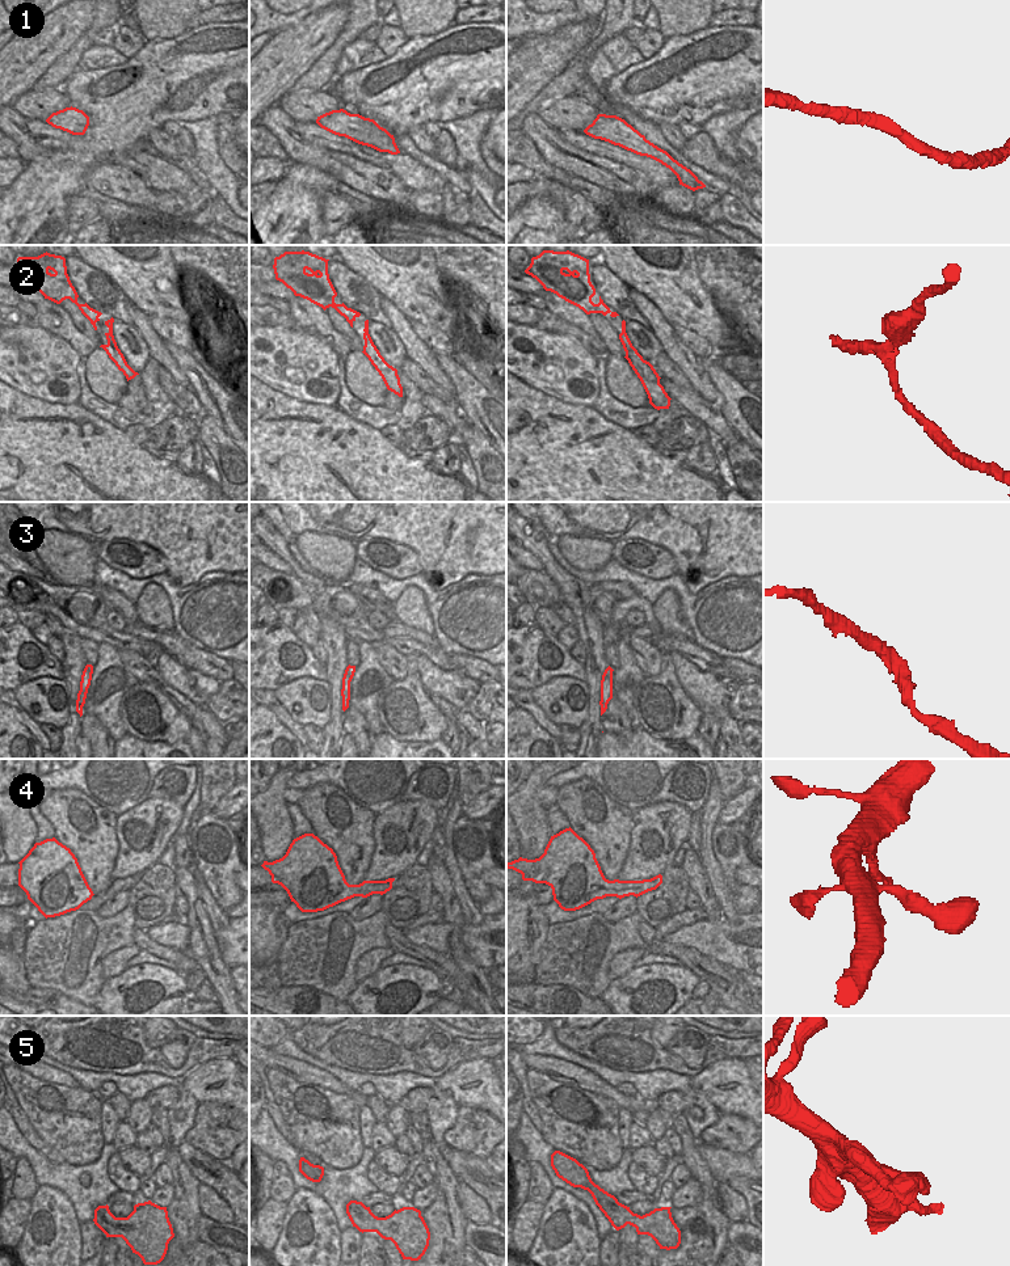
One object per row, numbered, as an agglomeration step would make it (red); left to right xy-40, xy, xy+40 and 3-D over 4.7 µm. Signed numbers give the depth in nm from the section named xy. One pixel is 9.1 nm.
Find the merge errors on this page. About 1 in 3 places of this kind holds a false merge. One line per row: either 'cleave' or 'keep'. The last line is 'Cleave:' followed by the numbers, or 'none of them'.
1: keep
2: keep
3: keep
4: keep
5: keep
Cleave: none of them

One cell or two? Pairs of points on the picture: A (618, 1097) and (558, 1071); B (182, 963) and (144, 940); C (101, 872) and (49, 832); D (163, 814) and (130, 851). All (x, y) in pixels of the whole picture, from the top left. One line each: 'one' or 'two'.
A: one
B: one
C: two
D: one

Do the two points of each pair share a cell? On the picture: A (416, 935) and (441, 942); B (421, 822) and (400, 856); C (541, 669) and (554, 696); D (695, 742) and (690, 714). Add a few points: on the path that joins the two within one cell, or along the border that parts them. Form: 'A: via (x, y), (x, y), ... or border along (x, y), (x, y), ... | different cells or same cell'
A: via (423, 935), (434, 936) | same cell
B: via (412, 831), (409, 834), (409, 851) | same cell
C: border along (579, 680), (571, 676), (552, 676), (531, 691) | different cells
D: border along (695, 733), (686, 738), (664, 739) | different cells

